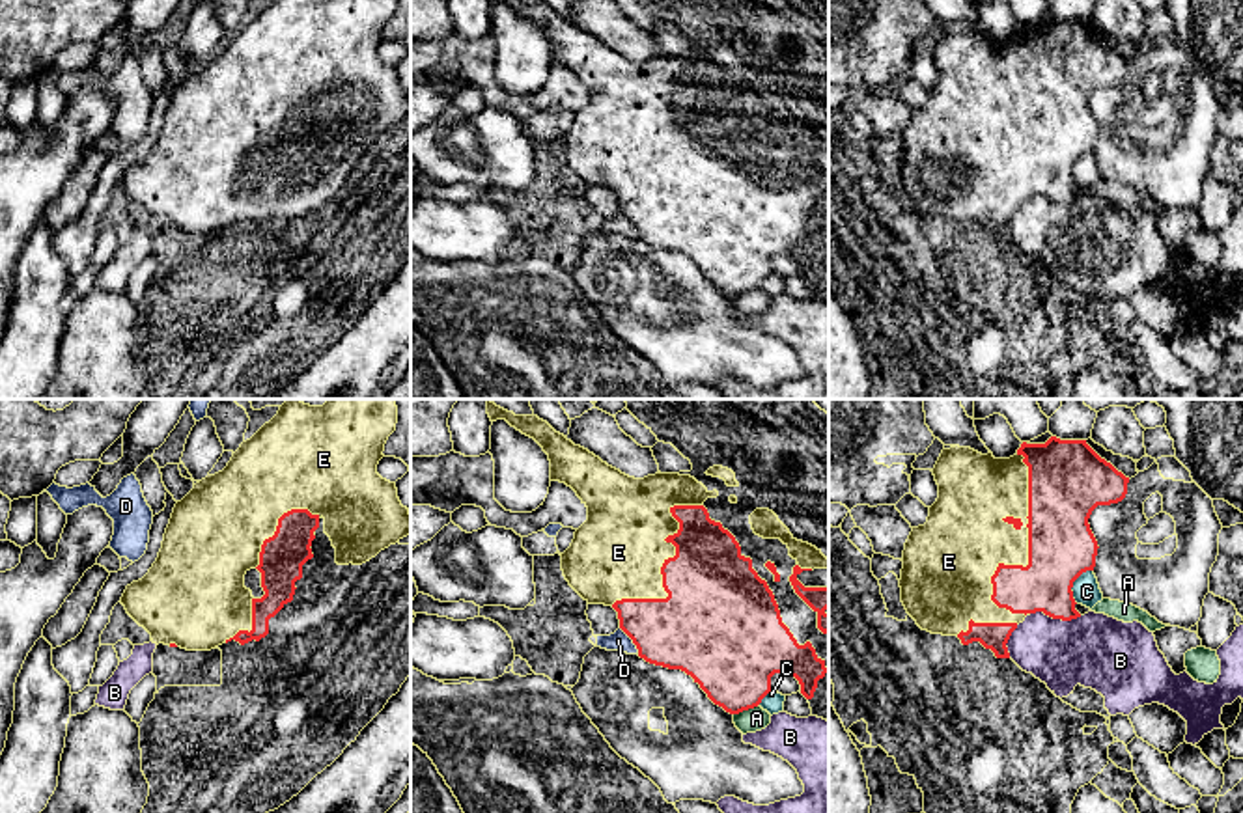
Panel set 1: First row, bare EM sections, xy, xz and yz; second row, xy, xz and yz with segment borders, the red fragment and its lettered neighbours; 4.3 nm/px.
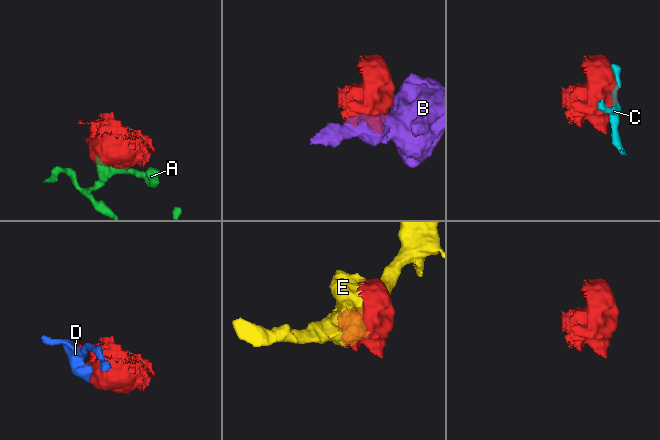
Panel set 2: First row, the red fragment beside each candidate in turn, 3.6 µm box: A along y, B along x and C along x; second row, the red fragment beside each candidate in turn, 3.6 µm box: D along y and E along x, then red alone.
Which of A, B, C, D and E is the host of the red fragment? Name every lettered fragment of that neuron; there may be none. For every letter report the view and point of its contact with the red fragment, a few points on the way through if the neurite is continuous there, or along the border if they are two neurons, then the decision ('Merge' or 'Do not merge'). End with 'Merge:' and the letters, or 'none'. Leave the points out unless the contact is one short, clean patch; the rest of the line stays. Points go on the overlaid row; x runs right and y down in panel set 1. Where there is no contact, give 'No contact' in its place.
A: Touches red at xz (745, 709). Boundary: xz (758, 703), (734, 715). Do not merge
B: Touches red at yz (1057, 618). Do not merge
C: Touches red at yz (1072, 584). Do not merge
D: Touches red at xz (631, 638). Boundary: xz (620, 627), (639, 651). Do not merge
E: Touches red at yz (1029, 556). Merge
Merge: E

